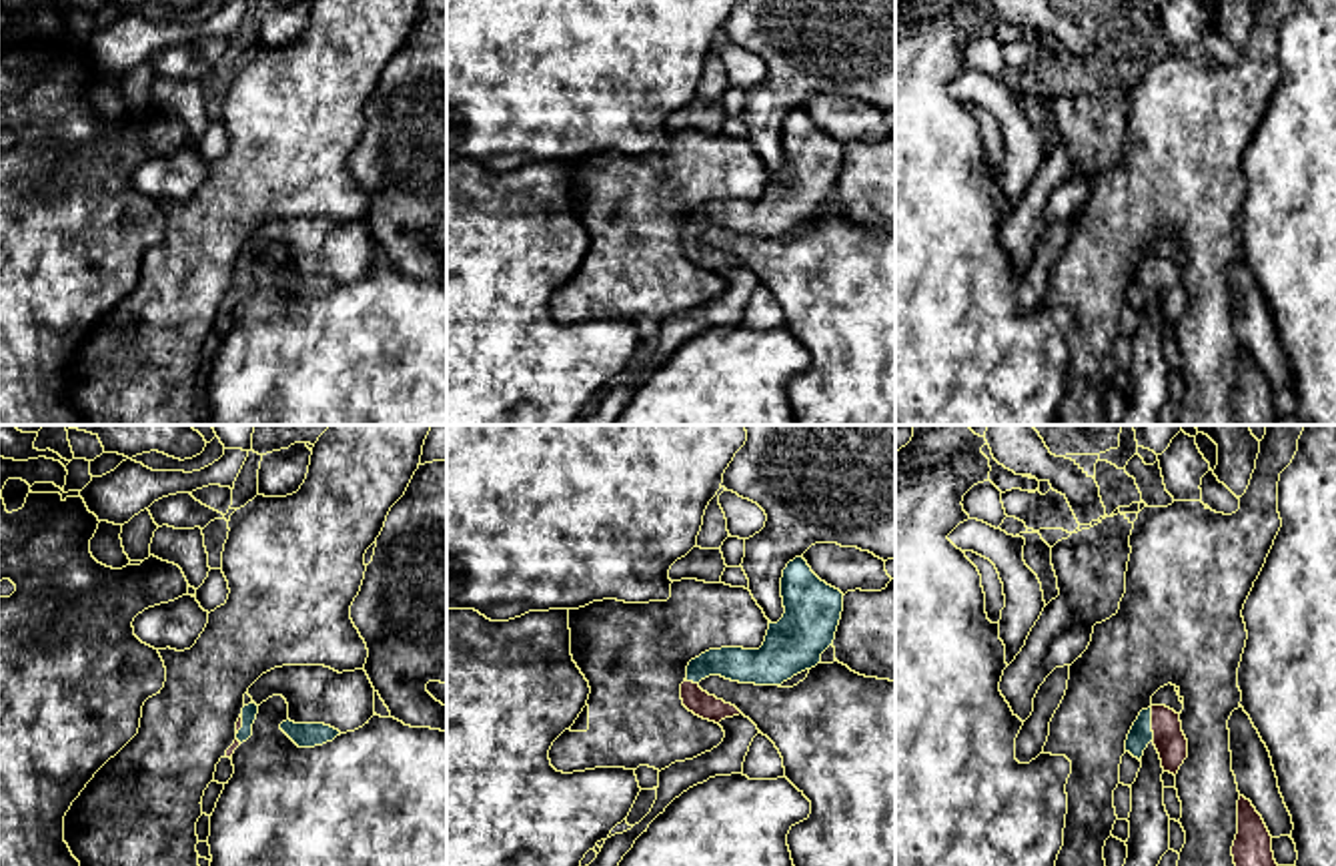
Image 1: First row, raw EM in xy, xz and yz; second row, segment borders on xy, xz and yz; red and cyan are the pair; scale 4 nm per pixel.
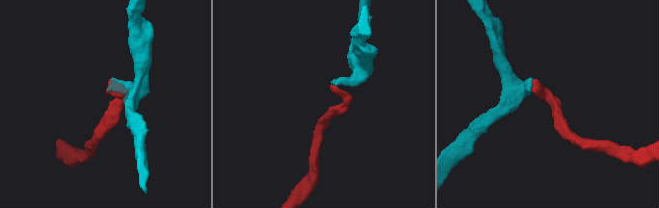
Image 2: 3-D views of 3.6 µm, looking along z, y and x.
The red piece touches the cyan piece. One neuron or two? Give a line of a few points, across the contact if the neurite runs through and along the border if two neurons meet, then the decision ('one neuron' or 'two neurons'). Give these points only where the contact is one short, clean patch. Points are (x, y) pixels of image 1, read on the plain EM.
line yz (1170, 293), (1152, 275), (1140, 285); one neuron

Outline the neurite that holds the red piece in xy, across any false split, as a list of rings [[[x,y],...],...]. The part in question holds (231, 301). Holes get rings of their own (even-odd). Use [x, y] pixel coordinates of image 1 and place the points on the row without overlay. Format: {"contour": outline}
{"contour": [[[248,255],[248,257],[242,259],[242,265],[240,265],[240,269],[236,273],[236,291],[226,301],[226,309],[232,309],[234,301],[252,287],[252,275],[256,271],[256,265],[258,265],[256,255]]]}

